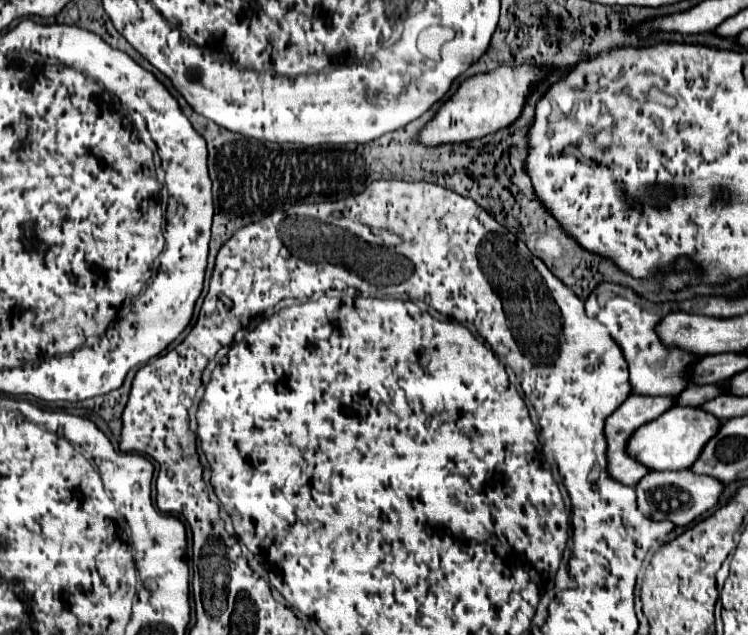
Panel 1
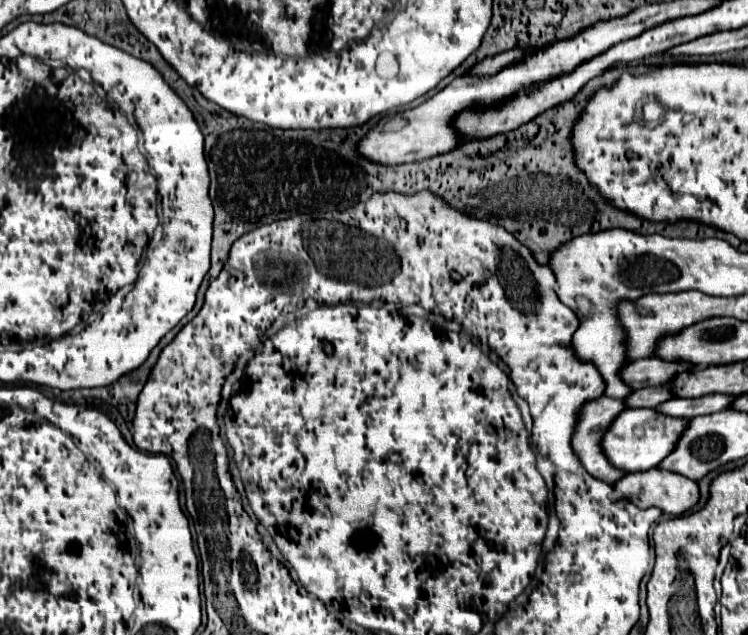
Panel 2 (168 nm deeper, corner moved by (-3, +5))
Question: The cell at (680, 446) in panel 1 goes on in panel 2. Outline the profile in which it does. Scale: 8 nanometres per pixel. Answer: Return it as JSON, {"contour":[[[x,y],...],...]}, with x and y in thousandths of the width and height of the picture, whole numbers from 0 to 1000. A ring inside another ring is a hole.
{"contour":[[[840,643],[824,665],[818,668],[818,677],[807,687],[807,712],[816,718],[816,728],[837,743],[858,743],[877,737],[898,709],[904,709],[912,683],[917,680],[922,661],[920,658],[901,658],[893,652],[885,652],[880,646],[856,646],[856,643]]]}

